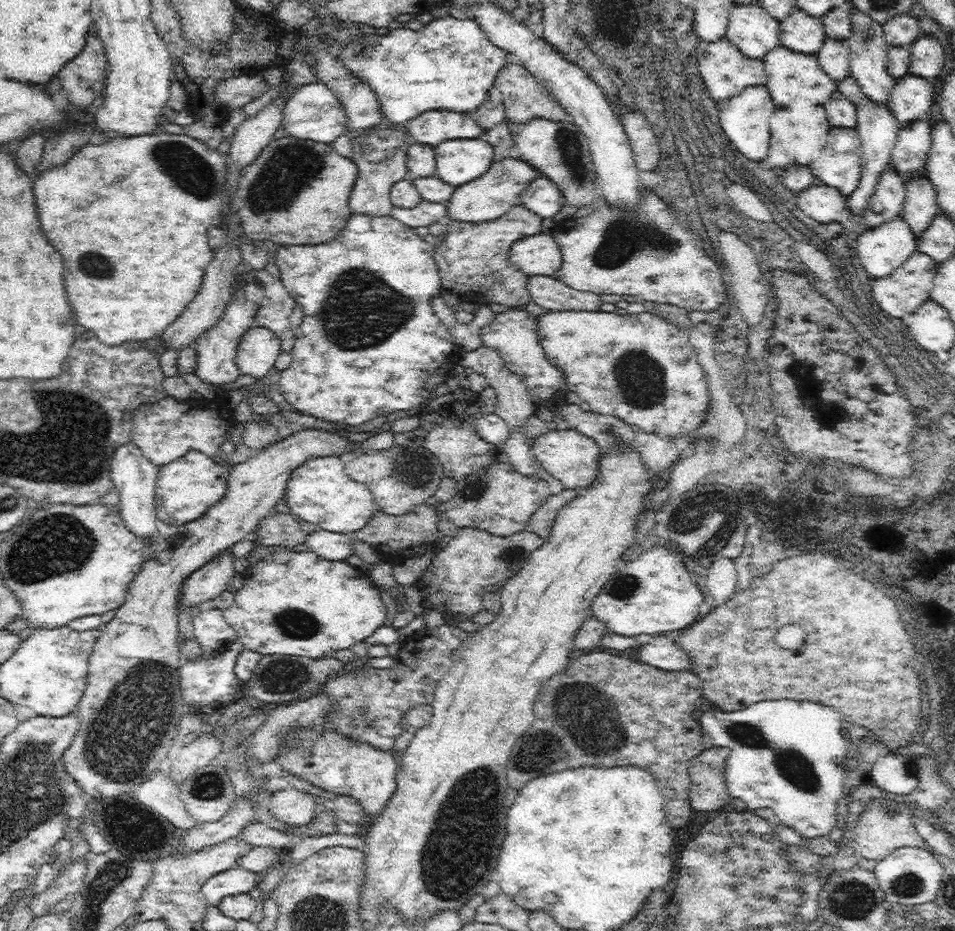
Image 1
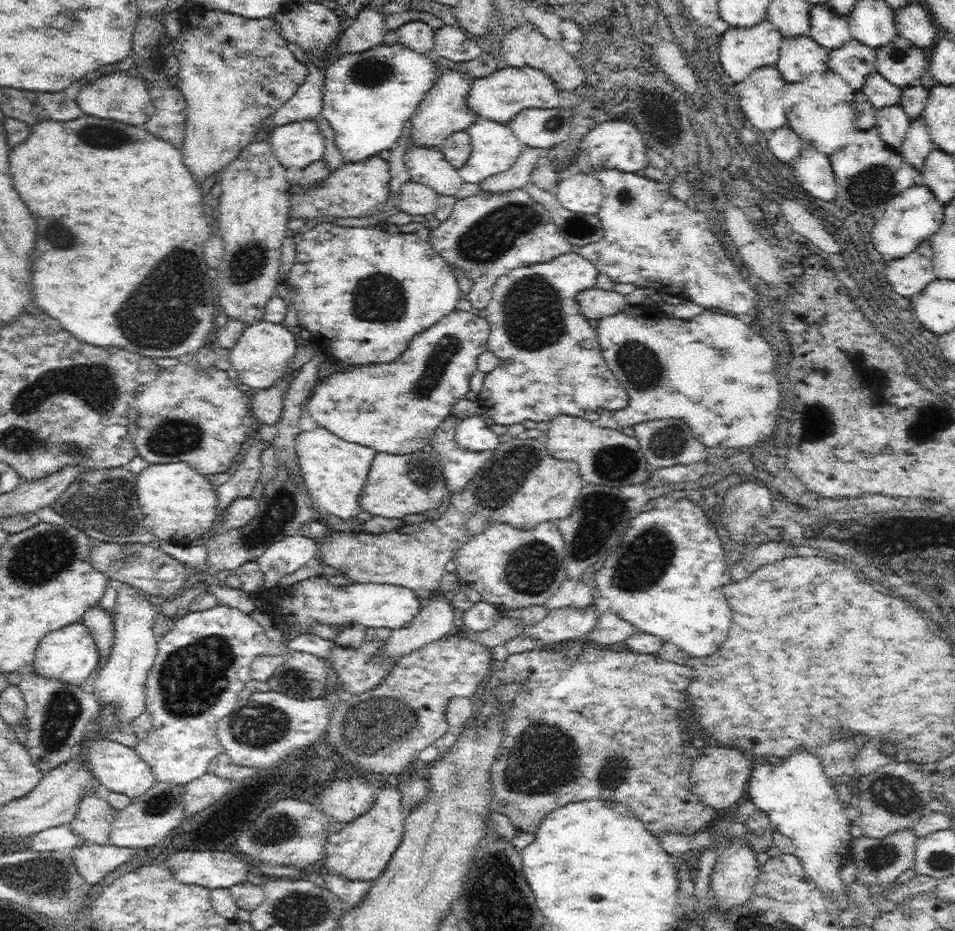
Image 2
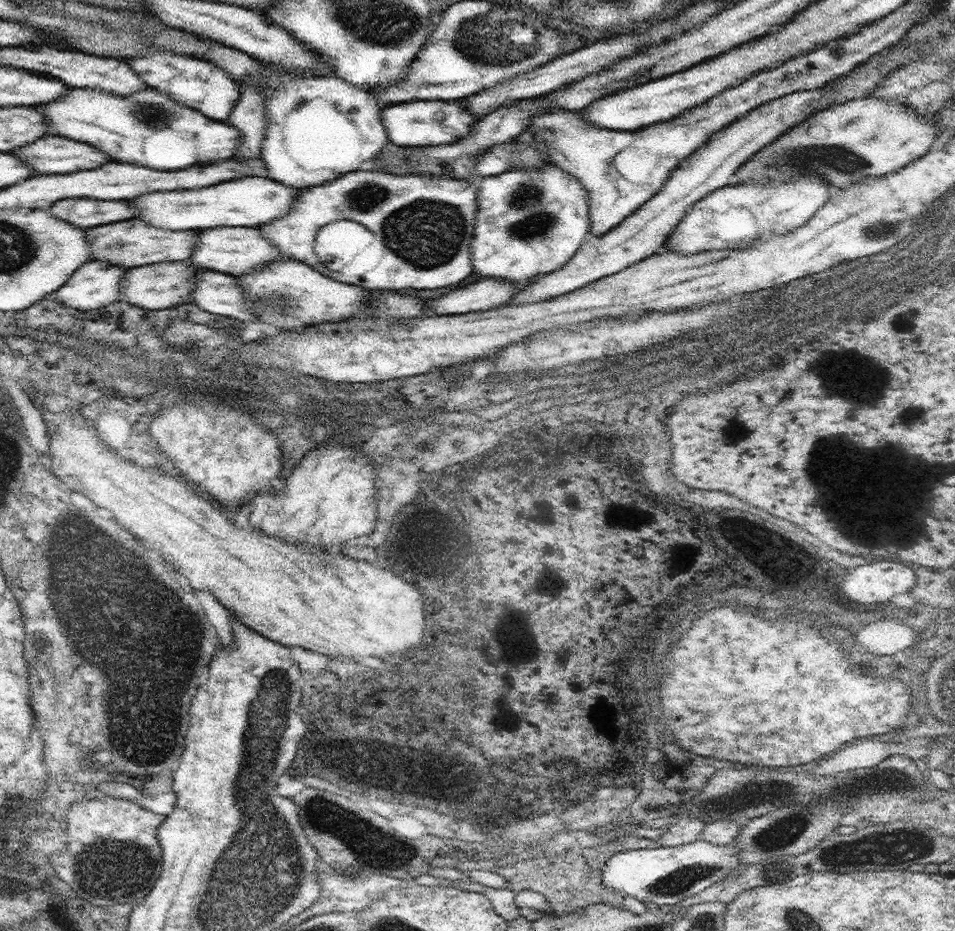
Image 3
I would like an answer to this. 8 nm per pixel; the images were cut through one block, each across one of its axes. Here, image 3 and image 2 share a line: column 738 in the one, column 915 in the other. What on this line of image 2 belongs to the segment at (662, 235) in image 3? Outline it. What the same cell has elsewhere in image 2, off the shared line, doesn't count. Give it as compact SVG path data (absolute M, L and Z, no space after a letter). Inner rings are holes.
M920 115L910 124L898 151L904 157L904 161L913 168L921 171L927 154L937 148L937 144L930 138L928 125L924 117Z

